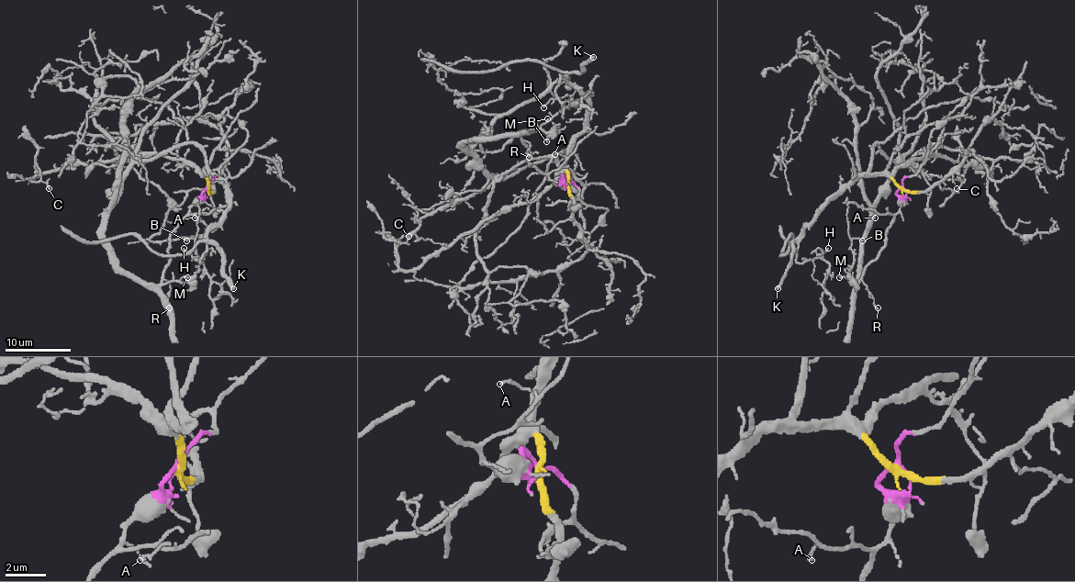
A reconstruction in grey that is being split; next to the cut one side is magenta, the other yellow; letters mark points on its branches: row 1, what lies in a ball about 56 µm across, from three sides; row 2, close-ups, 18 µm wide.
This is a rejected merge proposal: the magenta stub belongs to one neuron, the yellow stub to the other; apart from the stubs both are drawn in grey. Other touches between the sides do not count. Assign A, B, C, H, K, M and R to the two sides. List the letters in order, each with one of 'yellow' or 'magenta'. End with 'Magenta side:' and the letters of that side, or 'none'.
A: magenta
B: magenta
C: yellow
H: yellow
K: yellow
M: magenta
R: magenta
Magenta side: A, B, M, R

